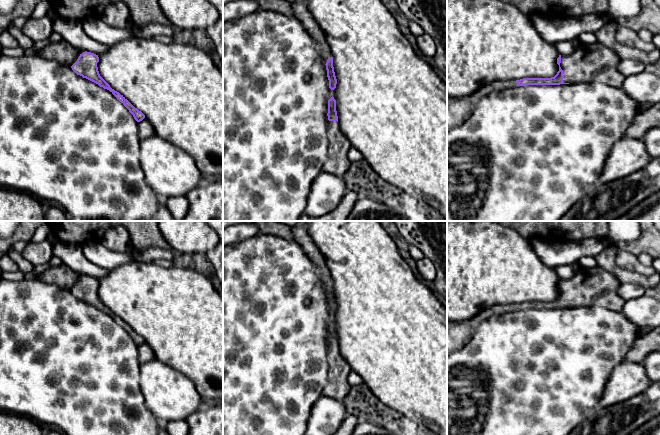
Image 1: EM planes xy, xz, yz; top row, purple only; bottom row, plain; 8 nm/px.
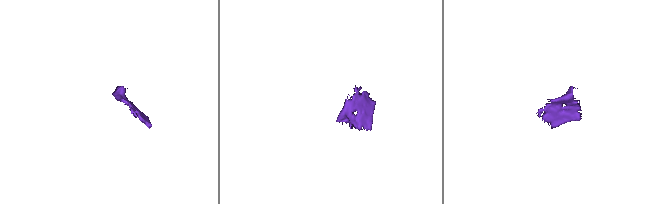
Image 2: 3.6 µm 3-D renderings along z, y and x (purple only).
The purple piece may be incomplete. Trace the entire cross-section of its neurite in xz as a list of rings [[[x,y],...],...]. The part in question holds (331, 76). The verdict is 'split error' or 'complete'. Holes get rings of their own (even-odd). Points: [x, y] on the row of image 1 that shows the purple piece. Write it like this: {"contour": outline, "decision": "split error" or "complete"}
{"contour": [[[297,0],[291,3],[294,15],[303,23],[308,32],[311,34],[316,44],[316,49],[326,65],[327,77],[329,80],[329,88],[334,90],[336,88],[337,79],[333,67],[333,57],[326,40],[326,36],[322,28],[319,26],[311,12],[309,11],[307,2],[305,0]]], "decision": "split error"}

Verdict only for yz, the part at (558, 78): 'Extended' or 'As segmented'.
Extended

